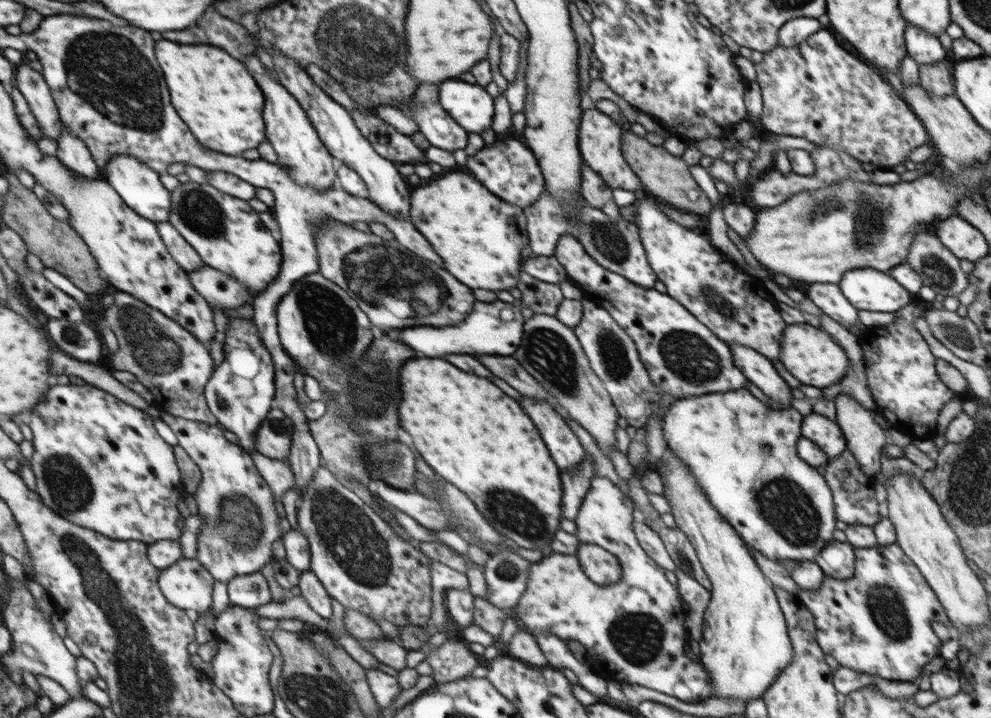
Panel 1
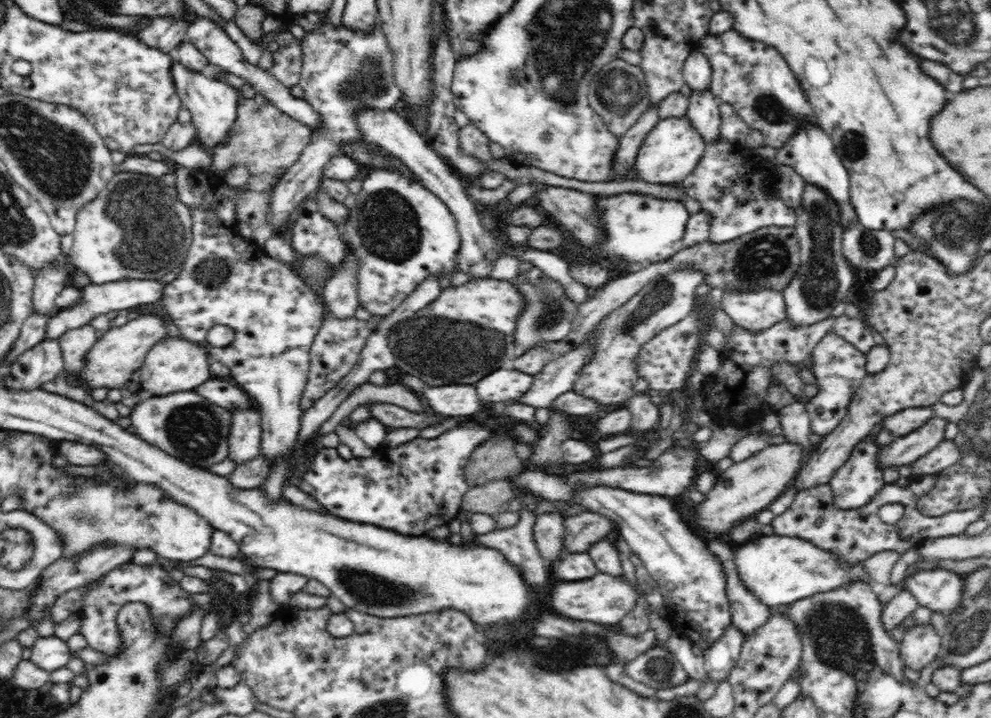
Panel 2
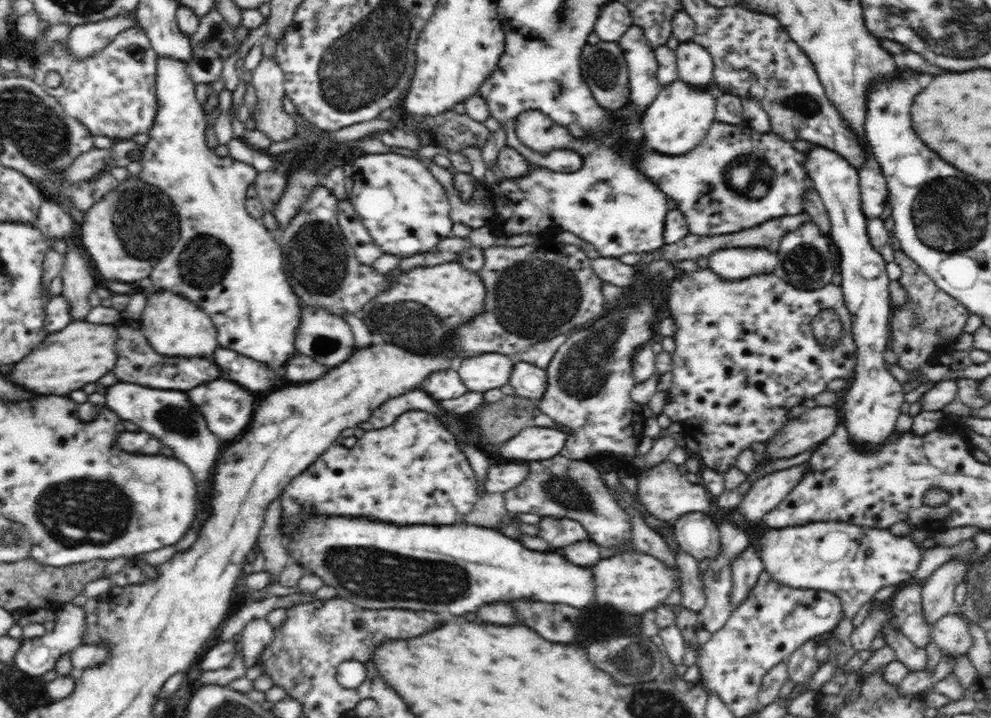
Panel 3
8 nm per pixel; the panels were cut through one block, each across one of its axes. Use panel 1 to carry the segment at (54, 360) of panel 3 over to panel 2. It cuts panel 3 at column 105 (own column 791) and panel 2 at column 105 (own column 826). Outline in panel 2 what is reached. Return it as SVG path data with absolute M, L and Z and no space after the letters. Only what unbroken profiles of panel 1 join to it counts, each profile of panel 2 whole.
M158 315L140 316L136 320L129 320L126 326L112 327L108 332L104 332L84 358L84 368L78 372L78 379L86 383L90 390L130 385L130 376L144 364L146 352L157 343L163 342L166 336L166 319Z

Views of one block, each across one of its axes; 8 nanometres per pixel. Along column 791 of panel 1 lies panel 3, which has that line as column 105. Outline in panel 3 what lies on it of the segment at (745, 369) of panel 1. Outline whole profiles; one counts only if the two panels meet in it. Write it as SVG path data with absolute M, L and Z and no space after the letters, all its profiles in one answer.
M116 382L105 392L105 406L124 420L132 420L142 430L152 432L154 437L162 440L162 446L176 448L174 456L192 471L196 490L200 498L210 492L210 474L213 474L215 460L225 445L209 428L197 406L190 404L184 392L178 390L160 390L156 387L140 386L130 382Z

